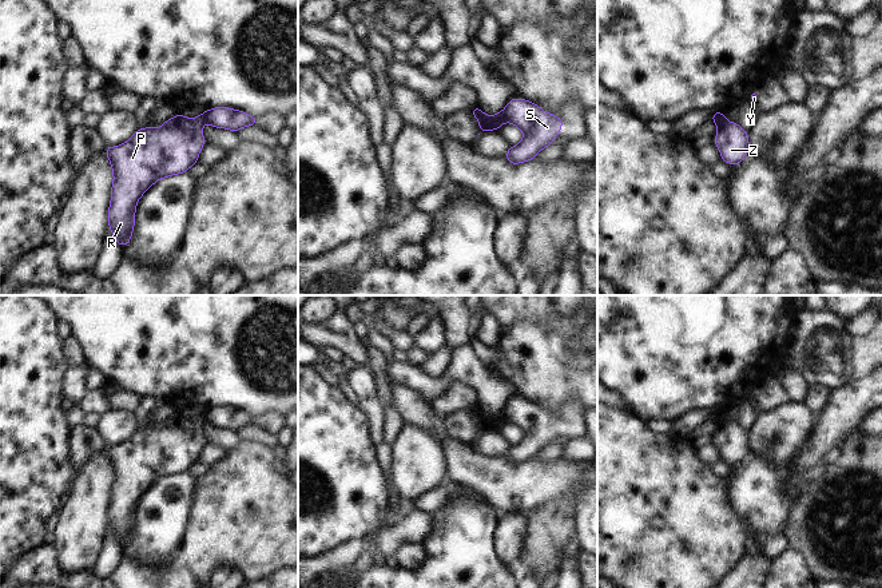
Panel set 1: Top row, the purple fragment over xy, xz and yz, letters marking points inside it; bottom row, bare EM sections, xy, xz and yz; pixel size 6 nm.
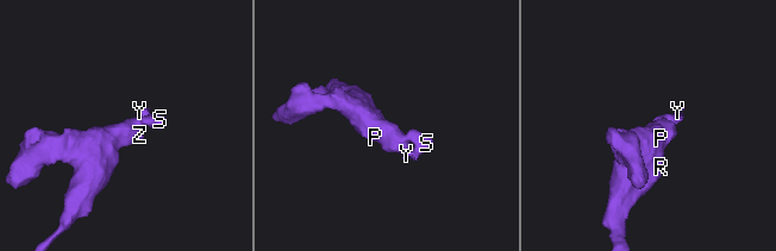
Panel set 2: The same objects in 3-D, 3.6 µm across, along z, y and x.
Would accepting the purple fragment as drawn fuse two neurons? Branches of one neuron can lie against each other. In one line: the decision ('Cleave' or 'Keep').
Cleave.

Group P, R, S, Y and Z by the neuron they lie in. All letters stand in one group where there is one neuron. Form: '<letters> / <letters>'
P R Z / S Y

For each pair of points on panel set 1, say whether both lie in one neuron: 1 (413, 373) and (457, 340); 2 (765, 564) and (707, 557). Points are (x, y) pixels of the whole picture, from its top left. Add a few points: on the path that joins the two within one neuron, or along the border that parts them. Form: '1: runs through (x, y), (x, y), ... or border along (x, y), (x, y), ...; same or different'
1: border along (467, 344), (455, 349); different
2: border along (745, 555), (726, 573); different

